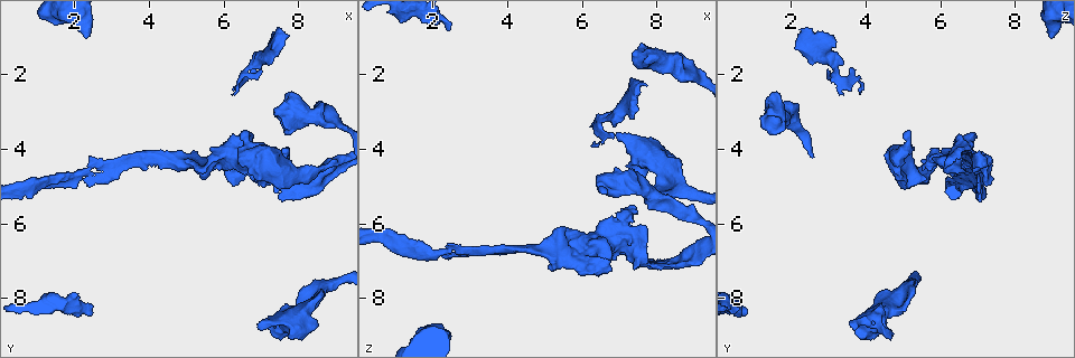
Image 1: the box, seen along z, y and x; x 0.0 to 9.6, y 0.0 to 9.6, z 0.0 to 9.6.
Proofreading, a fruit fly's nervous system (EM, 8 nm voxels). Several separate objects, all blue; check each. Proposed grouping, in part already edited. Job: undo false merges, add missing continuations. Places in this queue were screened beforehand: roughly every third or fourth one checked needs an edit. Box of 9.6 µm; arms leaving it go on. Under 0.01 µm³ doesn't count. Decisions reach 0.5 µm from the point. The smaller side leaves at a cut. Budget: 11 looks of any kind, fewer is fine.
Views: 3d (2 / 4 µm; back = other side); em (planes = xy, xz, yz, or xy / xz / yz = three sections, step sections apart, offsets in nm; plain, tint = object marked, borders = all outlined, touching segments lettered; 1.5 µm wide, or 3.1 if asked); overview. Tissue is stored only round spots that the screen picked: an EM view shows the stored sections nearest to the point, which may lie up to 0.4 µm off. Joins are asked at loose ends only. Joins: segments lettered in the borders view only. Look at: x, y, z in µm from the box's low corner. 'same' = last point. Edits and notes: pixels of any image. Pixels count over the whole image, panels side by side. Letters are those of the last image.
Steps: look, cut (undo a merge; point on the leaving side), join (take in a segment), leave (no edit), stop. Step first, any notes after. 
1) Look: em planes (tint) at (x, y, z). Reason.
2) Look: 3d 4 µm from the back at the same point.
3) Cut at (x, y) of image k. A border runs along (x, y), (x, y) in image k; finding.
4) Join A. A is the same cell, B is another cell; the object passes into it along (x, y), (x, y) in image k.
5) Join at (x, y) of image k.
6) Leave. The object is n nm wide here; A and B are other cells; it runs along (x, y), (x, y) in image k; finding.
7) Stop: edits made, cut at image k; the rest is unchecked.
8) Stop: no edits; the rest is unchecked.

Look: em xy step 8 (tint) at (6.70, 3.60, 6.95). Thick end.

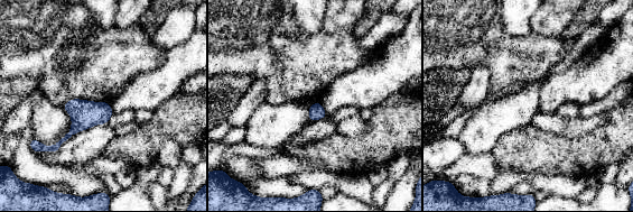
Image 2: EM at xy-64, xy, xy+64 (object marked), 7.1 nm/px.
Look: em yz step 8 (borders) at the same point.

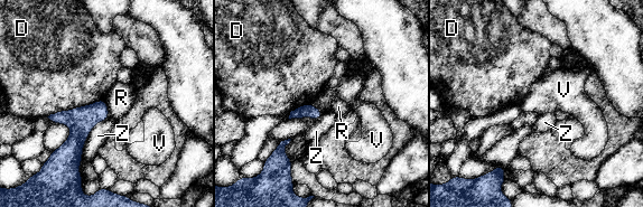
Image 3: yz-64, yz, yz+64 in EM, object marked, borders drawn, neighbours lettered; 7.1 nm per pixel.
Leave. D, R, V and Z are other cells; a border runs along (104, 100), (109, 116) in image 3; none of them fits.

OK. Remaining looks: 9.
Look: em xz step 4 (borders) at (8.55, 7.85, 4.35). An open end.

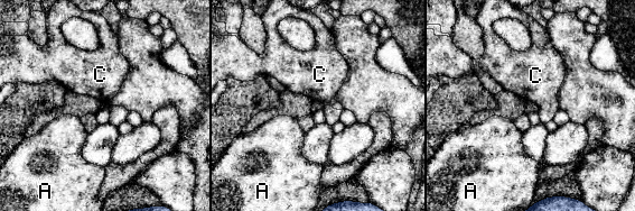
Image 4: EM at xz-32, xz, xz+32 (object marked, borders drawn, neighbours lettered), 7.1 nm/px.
Look: em planes (borders) at the same point.

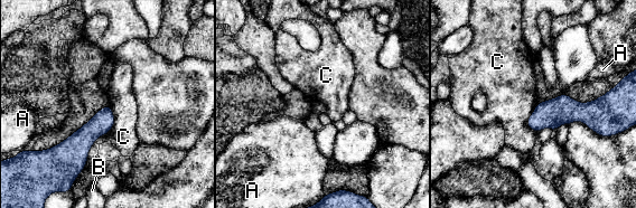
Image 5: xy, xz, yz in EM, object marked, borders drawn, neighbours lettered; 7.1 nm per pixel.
Leave. The longest contact is with C, 200 nm; A, B and C are other cells; none of them fits.

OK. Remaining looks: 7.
Look: em xz step 4 (tint) at (6.95, 8.70, 3.65). An open end.

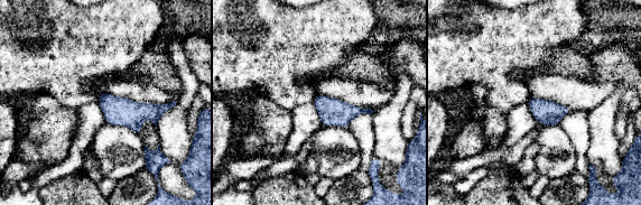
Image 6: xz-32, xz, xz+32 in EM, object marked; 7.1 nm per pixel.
Look: em planes (borders) at the same point.

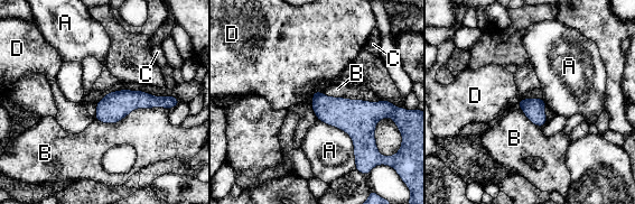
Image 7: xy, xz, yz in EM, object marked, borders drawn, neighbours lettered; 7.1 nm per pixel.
Leave. The object is 160 nm wide here; A, B, C and D are other cells; a border runs along (520, 99), (516, 102) in image 7; none of them fits.

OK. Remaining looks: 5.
Look: 3d 2 µm at (7.45, 0.80, 2.60). An open end.

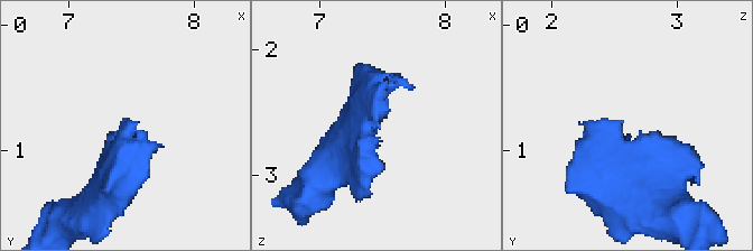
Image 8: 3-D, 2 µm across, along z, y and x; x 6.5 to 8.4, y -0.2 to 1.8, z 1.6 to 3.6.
Look: em xy step 8 (tint) at (7.46, 0.78, 2.58). Shape alone is not enough.

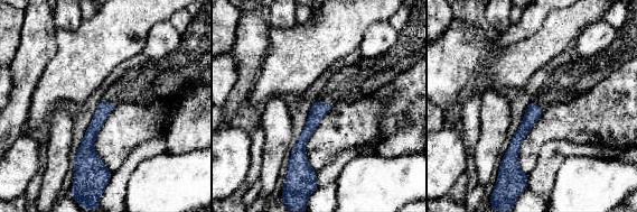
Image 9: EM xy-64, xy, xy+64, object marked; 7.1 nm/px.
Look: em planes (borders) at the same point.

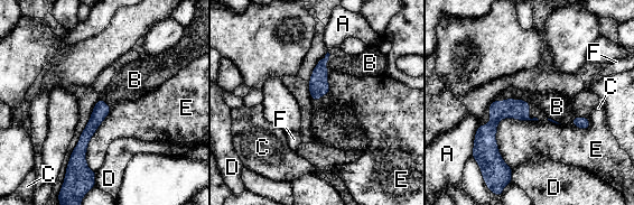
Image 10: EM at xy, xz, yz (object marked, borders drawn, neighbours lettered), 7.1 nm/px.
Join B. The object is 120 nm wide here; B is the same cell, A, C, D, E and F are other cells; the cell continues.

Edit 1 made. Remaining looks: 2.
Stop: edits made, join at image 10; the rest is unchecked.

